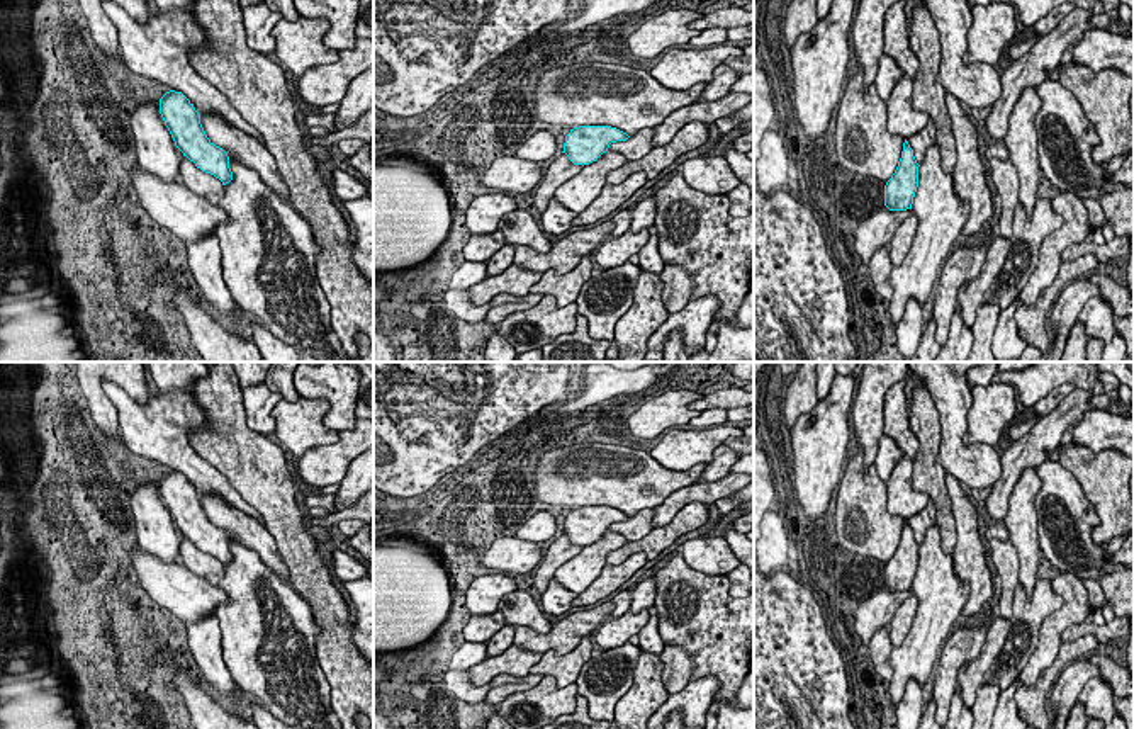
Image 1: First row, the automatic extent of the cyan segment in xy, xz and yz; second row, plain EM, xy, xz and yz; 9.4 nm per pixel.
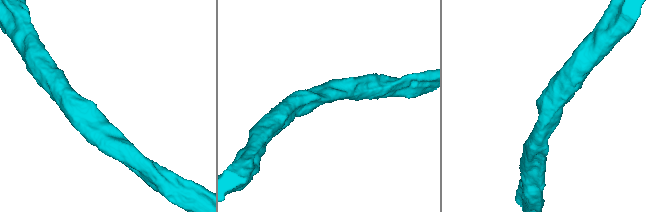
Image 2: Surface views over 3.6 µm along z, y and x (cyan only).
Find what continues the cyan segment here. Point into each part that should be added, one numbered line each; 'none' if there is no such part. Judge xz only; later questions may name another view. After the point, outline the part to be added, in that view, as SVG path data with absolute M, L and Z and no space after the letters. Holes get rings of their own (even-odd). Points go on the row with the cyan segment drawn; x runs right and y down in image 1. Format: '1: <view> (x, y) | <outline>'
1: xz (639, 145) | M645 127L630 136L626 141L611 143L608 150L623 155L626 161L635 161L643 158L654 148L652 139L654 131Z

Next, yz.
1: yz (920, 141) | M929 119L927 126L920 129L917 134L910 136L907 141L913 150L913 156L920 165L923 161L925 151L935 144L937 131L934 122Z

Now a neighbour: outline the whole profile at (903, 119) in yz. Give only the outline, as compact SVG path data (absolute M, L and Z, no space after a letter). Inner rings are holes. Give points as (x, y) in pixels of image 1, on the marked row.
M886 54L879 58L874 85L878 95L886 102L886 127L891 134L908 139L927 126L929 116L912 107L913 80L900 70L893 58Z

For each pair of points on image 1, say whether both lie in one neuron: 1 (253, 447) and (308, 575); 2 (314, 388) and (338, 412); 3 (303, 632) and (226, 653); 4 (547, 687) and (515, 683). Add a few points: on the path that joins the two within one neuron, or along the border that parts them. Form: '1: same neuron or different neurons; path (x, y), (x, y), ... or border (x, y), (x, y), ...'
1: same neuron; path (262, 480), (270, 490), (294, 542)
2: same neuron; path (323, 388), (338, 403)
3: same neuron; path (284, 632), (270, 632), (262, 641), (245, 644)
4: different neurons; border (544, 677), (535, 685), (516, 690), (501, 702)

